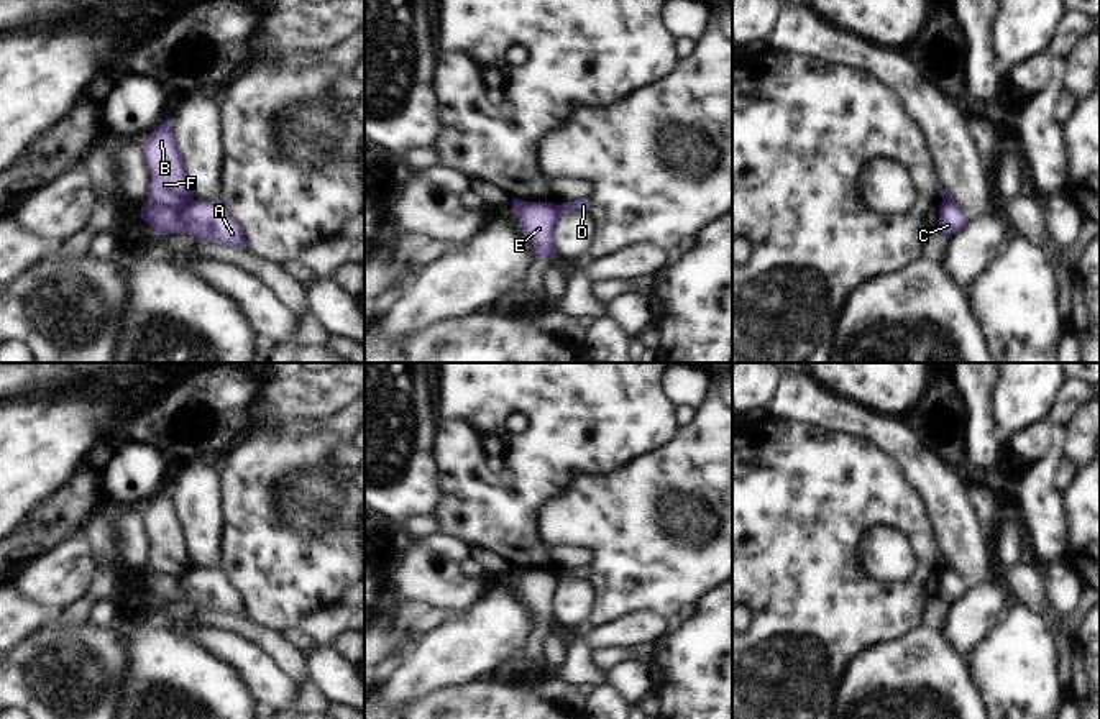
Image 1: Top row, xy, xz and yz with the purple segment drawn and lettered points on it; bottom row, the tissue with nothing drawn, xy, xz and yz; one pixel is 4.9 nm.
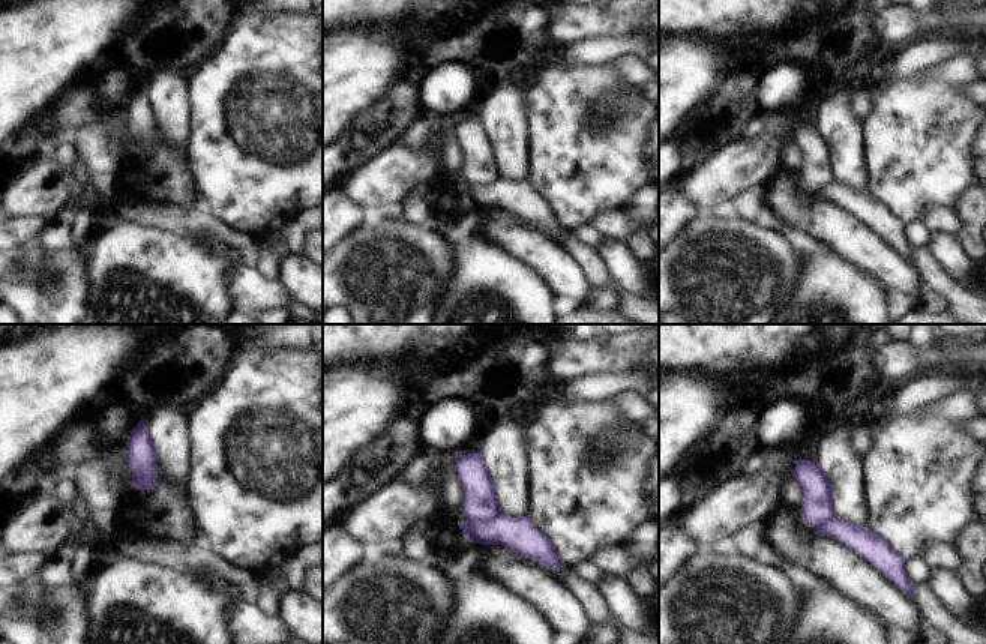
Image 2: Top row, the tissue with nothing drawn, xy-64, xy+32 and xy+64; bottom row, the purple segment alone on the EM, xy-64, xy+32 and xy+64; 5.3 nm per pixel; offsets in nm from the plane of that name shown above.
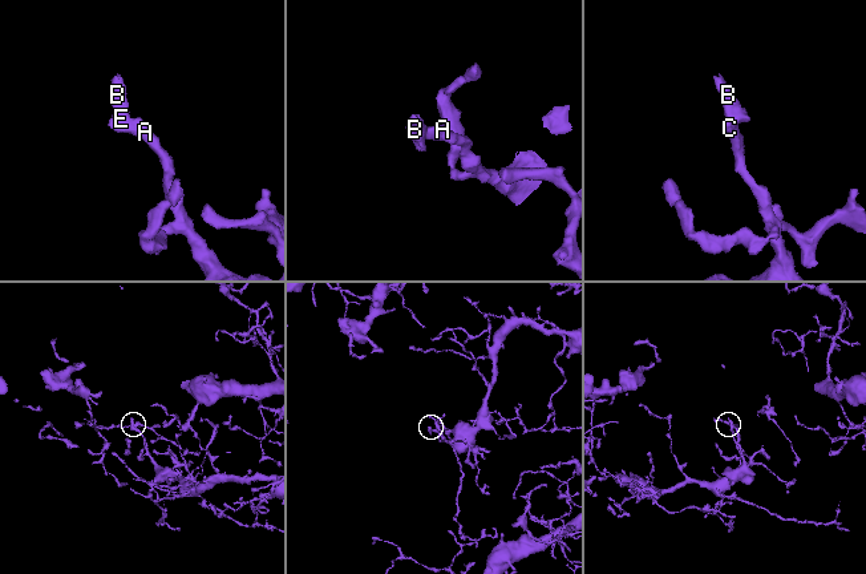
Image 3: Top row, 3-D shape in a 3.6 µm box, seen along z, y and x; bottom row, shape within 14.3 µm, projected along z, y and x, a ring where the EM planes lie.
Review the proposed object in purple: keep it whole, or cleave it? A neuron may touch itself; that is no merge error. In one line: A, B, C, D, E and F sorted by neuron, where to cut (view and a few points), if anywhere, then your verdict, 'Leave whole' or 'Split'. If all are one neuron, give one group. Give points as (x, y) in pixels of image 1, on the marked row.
Groups: A C D / B E F. Split along xy (150, 199), (176, 207), (184, 207), (192, 201). Split

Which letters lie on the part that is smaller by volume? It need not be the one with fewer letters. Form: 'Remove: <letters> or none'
Remove: B, E, F

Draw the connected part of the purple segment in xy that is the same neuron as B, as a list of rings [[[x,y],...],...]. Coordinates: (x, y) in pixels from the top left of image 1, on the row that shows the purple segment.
[[[169,118],[148,135],[143,153],[151,171],[149,200],[176,208],[189,205],[194,200],[194,192]]]

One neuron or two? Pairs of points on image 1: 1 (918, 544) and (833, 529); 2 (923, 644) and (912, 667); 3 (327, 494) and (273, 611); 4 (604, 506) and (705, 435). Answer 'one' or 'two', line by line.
1: one
2: one
3: one
4: one

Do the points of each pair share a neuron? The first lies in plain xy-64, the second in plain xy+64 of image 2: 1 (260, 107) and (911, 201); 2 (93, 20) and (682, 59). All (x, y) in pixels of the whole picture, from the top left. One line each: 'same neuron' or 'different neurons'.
1: same neuron
2: same neuron

